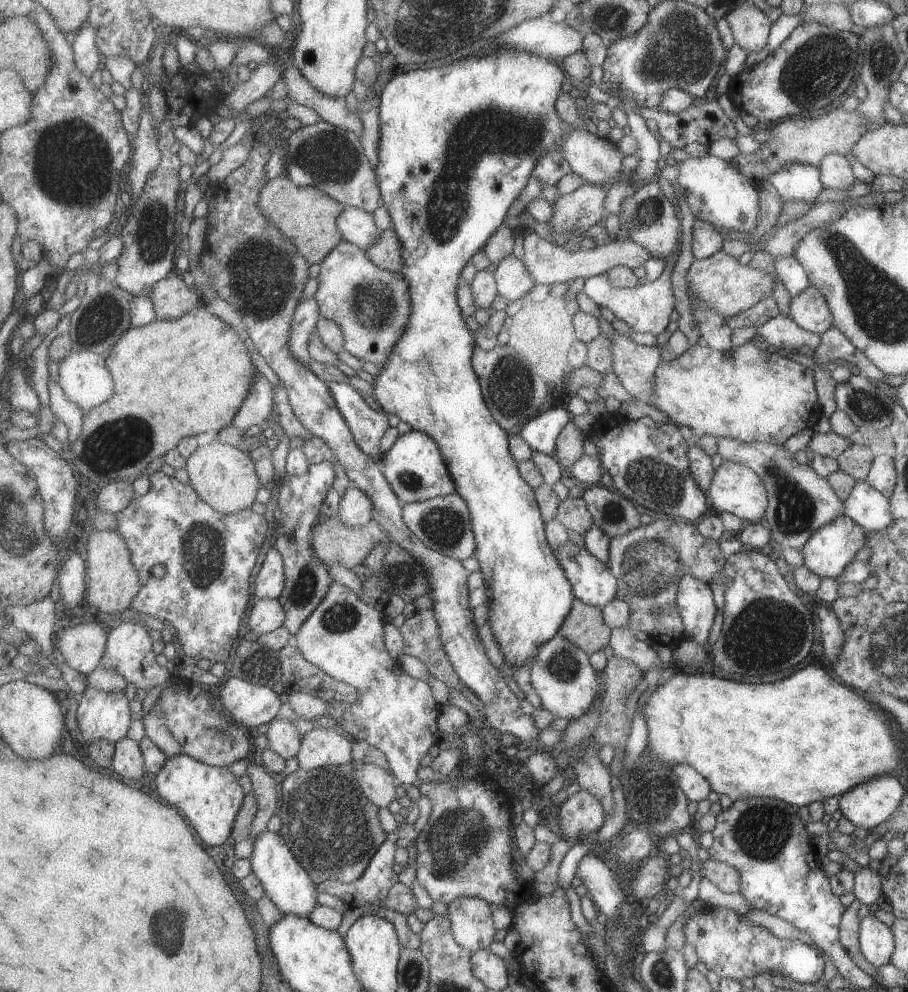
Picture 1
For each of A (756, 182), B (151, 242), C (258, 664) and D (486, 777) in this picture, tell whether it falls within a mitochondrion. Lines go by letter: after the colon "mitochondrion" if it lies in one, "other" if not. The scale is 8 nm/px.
A: other
B: mitochondrion
C: mitochondrion
D: other

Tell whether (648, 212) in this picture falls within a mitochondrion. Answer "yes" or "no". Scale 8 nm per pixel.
yes

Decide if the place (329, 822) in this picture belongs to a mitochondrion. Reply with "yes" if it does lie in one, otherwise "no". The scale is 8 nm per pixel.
yes

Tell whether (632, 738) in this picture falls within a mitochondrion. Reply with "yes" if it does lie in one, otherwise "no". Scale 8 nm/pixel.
no

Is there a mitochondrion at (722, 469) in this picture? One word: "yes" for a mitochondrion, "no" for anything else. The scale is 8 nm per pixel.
no

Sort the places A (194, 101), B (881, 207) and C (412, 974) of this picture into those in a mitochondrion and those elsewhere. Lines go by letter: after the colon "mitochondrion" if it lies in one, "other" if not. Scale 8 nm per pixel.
A: other
B: other
C: mitochondrion

